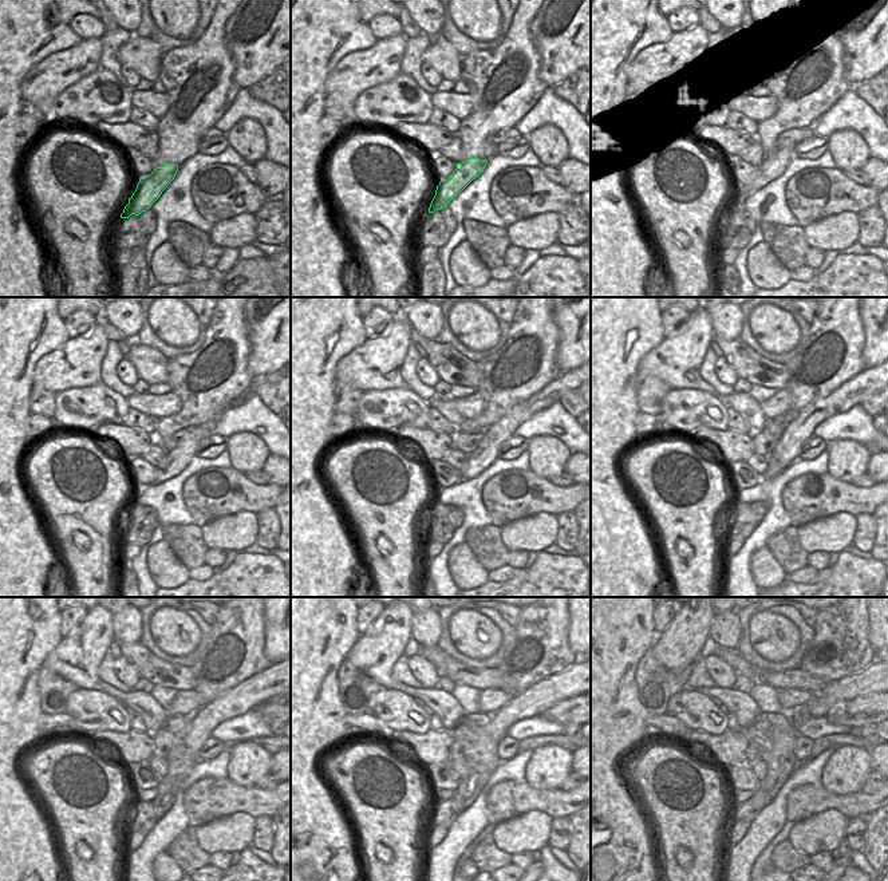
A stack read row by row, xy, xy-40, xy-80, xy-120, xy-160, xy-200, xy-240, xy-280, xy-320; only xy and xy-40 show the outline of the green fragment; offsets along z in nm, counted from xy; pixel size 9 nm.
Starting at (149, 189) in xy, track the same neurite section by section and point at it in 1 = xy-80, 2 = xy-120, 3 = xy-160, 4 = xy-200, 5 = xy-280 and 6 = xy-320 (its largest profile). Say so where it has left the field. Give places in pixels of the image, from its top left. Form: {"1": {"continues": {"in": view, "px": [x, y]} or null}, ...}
{"1": {"continues": {"in": "xy-80", "px": [773, 165]}}, "2": {"continues": {"in": "xy-120", "px": [174, 461]}}, "3": {"continues": {"in": "xy-160", "px": [486, 450]}}, "4": {"continues": {"in": "xy-200", "px": [855, 391]}}, "5": {"continues": {"in": "xy-280", "px": [535, 700]}}, "6": {"continues": {"in": "xy-320", "px": [861, 683]}}}

